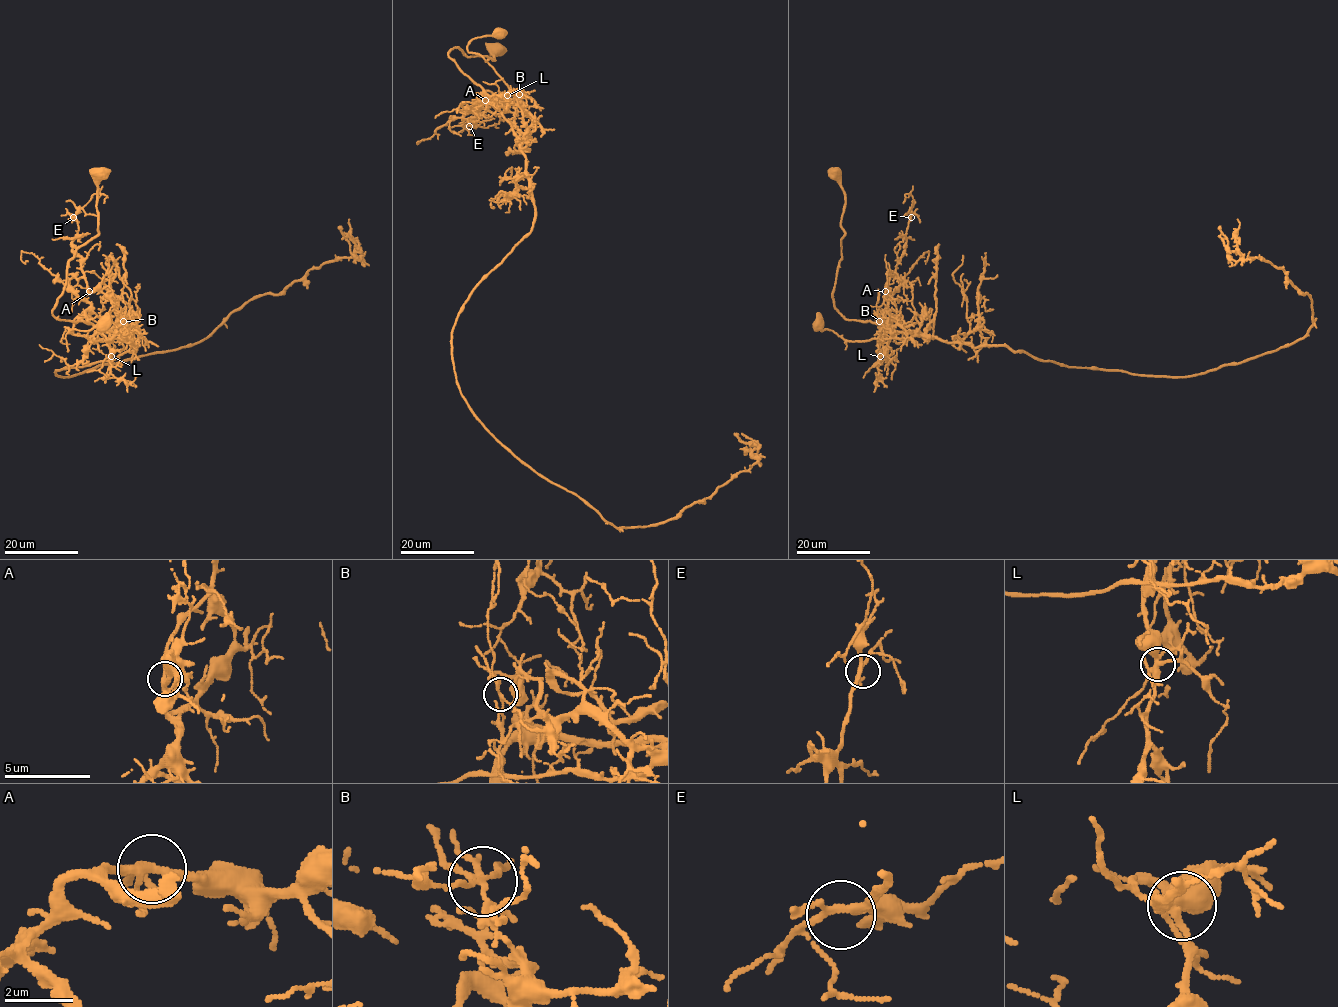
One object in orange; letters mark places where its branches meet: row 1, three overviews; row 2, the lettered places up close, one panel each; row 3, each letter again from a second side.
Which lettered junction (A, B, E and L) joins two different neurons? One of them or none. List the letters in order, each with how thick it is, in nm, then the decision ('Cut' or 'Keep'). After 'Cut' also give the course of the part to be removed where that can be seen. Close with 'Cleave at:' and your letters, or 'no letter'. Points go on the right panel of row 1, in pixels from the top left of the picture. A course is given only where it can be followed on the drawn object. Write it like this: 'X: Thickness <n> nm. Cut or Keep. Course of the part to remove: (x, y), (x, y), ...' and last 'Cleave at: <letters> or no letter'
A: Thickness 280 nm. Keep
B: Thickness 130 nm. Cut. Course of the part to remove: (879, 321), (885, 326), (901, 325), (912, 336), (903, 339), (846, 341), (836, 333), (820, 329), (817, 314)
E: Thickness 220 nm. Keep
L: Thickness 300 nm. Keep
Cleave at: B

